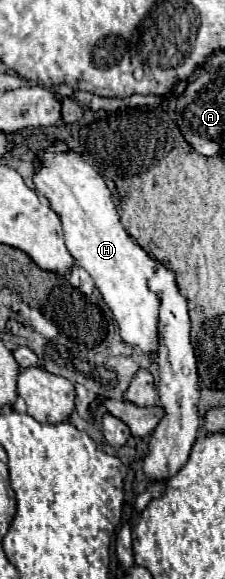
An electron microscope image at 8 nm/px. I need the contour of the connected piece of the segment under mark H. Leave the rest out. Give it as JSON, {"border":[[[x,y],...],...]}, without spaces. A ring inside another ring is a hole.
{"border":[[[55,139],[37,161],[39,167],[33,175],[35,191],[43,193],[49,199],[53,211],[61,217],[67,249],[75,257],[77,265],[93,277],[105,303],[113,311],[121,341],[141,351],[143,355],[155,353],[159,339],[157,327],[161,299],[147,287],[147,281],[157,271],[159,261],[149,257],[137,245],[137,241],[127,235],[113,201],[113,193],[105,185],[105,179],[79,153],[71,151],[65,141]]]}

